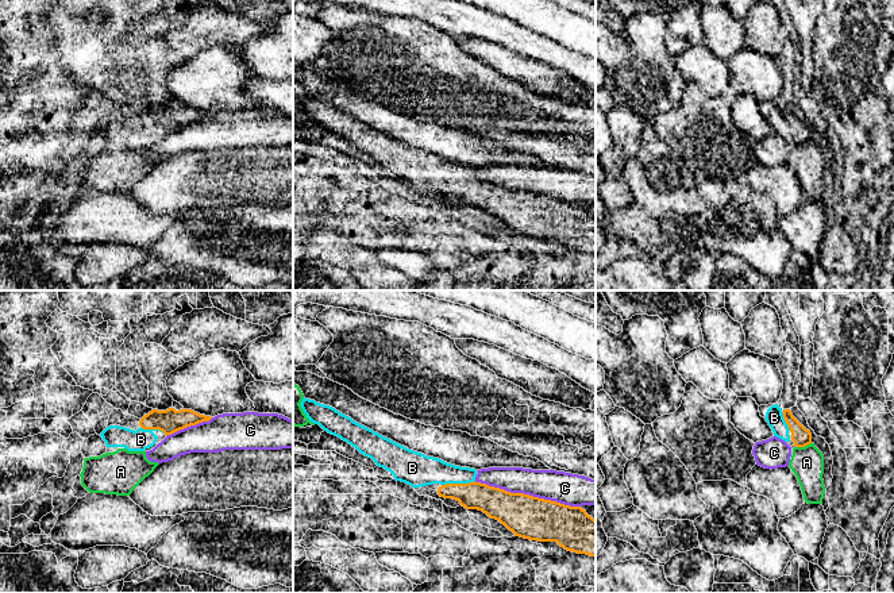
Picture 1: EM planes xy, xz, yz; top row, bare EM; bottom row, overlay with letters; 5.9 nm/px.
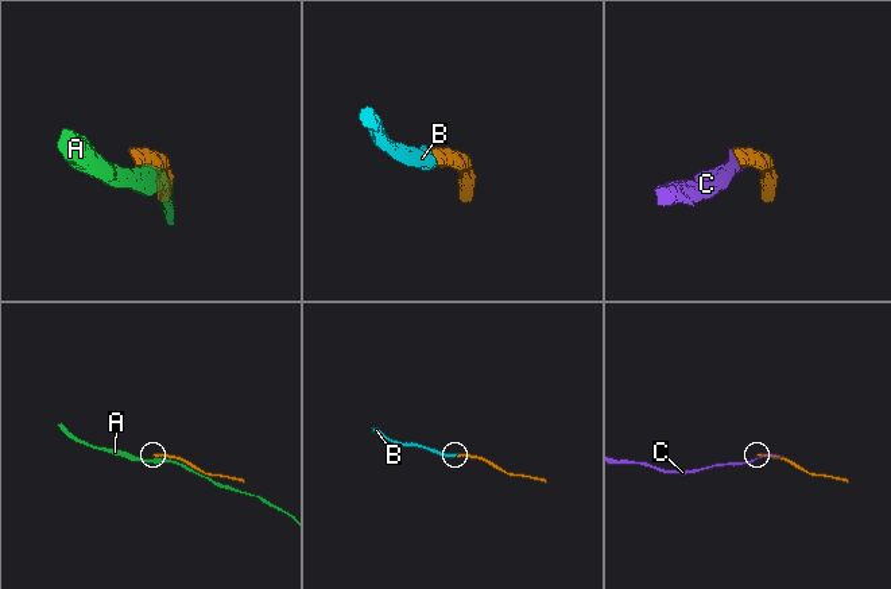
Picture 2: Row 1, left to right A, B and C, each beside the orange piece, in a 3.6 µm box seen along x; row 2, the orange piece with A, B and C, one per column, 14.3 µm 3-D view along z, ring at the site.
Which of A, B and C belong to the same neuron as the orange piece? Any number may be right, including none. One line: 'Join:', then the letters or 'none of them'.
Join: B

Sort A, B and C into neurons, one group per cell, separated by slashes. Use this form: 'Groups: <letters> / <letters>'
Groups: A / B / C

